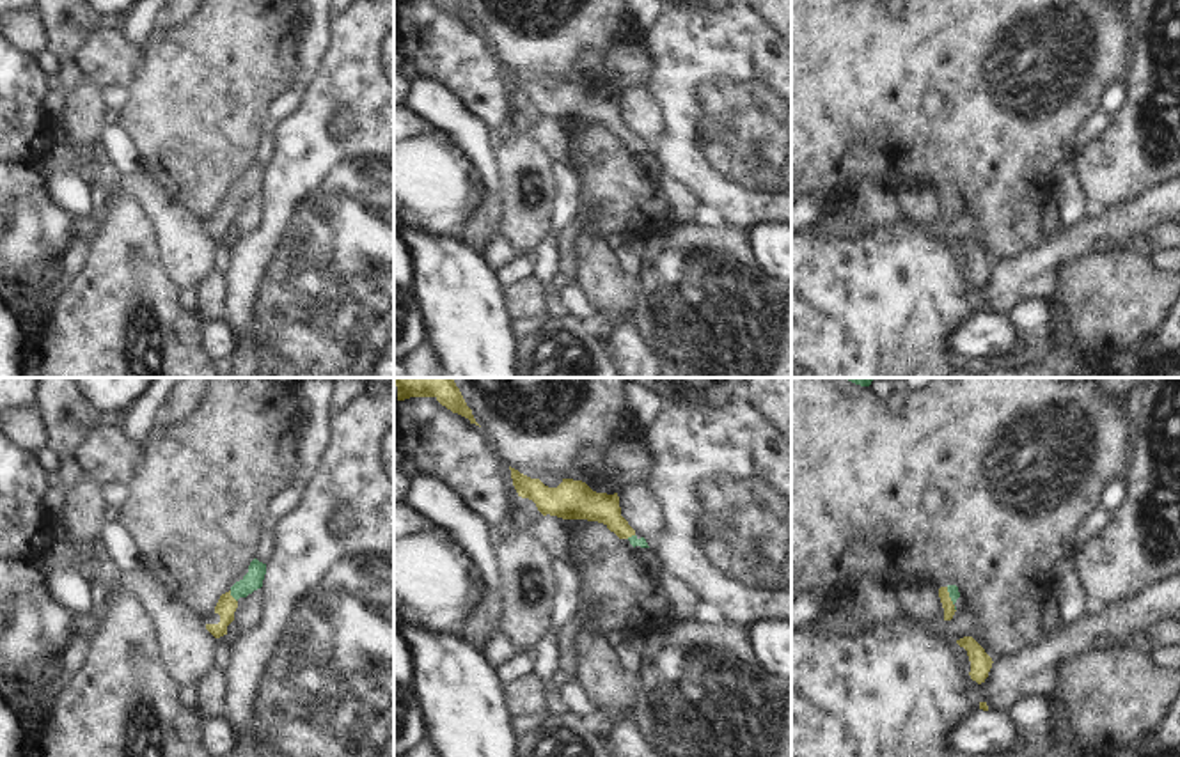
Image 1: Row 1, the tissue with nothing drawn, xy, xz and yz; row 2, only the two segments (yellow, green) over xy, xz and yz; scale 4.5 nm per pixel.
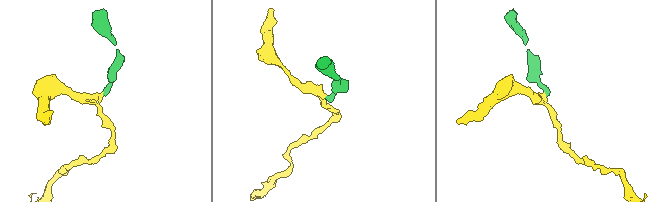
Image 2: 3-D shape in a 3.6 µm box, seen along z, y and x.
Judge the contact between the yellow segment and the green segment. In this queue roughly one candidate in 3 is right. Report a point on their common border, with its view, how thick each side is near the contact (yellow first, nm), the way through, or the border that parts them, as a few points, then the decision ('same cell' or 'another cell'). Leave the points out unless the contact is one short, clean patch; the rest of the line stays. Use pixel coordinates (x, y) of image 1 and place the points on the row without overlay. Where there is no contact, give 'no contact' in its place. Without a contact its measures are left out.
contact xy (231, 199); calibres 90 and 90 nm; way xy (226, 210), (231, 199), (252, 183); same cell

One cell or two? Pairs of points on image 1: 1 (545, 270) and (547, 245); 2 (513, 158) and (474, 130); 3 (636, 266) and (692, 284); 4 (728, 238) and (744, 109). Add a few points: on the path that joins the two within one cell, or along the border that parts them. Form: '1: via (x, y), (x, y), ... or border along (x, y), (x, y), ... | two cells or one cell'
1: via (545, 265), (547, 250) | one cell
2: border along (495, 151), (503, 190) | two cells
3: border along (668, 233), (648, 243), (639, 275) | two cells
4: border along (730, 224), (749, 233) | two cells

